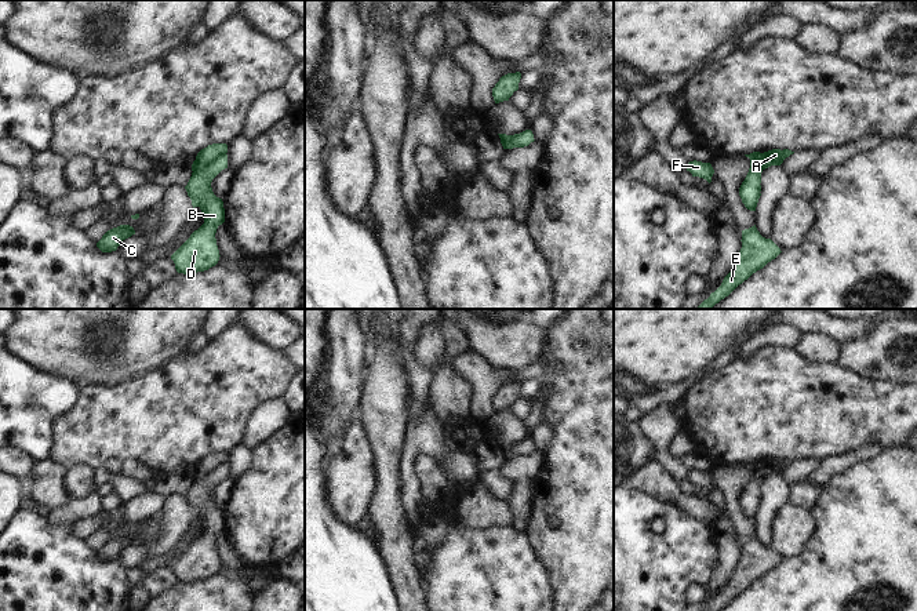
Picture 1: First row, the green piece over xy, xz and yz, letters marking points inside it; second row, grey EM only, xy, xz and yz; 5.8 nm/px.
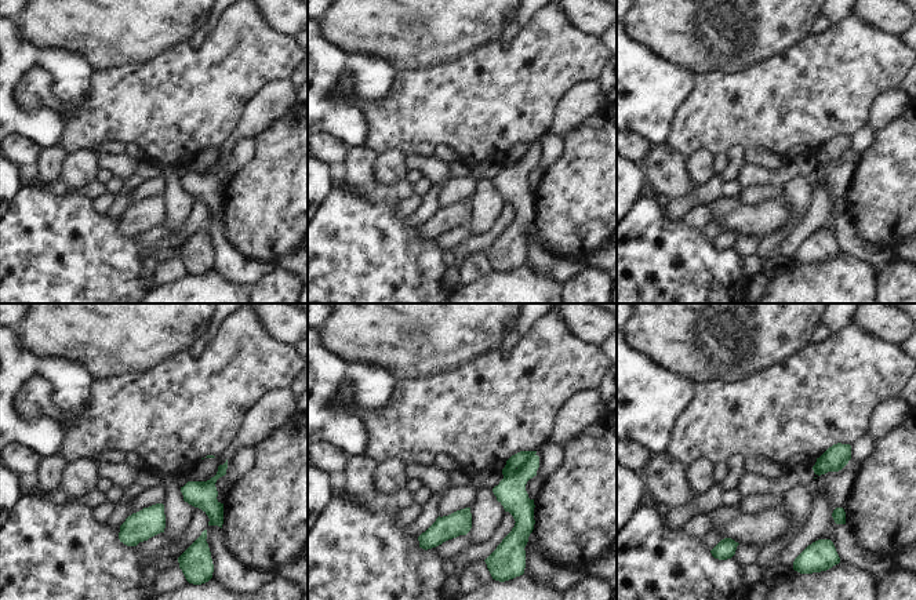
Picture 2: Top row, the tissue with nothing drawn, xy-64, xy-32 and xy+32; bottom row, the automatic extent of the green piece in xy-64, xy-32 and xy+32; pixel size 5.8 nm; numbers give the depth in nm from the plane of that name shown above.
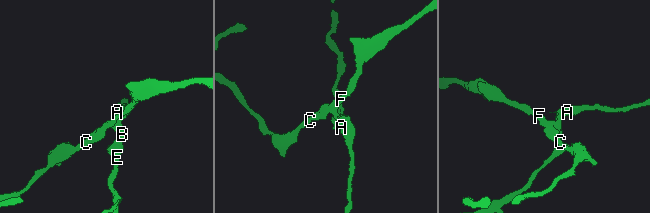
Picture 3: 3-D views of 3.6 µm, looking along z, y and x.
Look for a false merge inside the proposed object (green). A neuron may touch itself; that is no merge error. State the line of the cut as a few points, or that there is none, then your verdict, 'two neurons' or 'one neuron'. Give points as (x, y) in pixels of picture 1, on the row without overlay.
cut xy (225, 462), (203, 477), (193, 480); two neurons

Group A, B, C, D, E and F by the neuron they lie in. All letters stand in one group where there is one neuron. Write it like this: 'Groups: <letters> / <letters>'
Groups: A / B C D E F

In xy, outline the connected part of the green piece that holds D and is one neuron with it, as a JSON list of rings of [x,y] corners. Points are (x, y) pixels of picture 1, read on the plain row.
[[[228,463],[216,466],[204,479],[193,480],[185,495],[193,517],[201,519],[204,532],[171,564],[178,582],[204,581],[219,570],[215,542],[225,531],[225,517],[222,508],[214,503],[211,491],[225,477],[228,477]]]

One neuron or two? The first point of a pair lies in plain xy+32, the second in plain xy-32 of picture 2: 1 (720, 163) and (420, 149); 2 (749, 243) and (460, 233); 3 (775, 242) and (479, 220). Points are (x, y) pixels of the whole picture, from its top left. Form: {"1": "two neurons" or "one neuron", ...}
{"1": "two neurons", "2": "one neuron", "3": "one neuron"}

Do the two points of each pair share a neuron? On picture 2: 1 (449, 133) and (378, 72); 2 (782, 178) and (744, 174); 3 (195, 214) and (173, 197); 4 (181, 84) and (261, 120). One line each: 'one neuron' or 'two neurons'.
1: two neurons
2: one neuron
3: two neurons
4: two neurons

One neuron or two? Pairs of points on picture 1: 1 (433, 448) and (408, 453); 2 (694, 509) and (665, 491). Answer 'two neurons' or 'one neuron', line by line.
1: one neuron
2: one neuron

